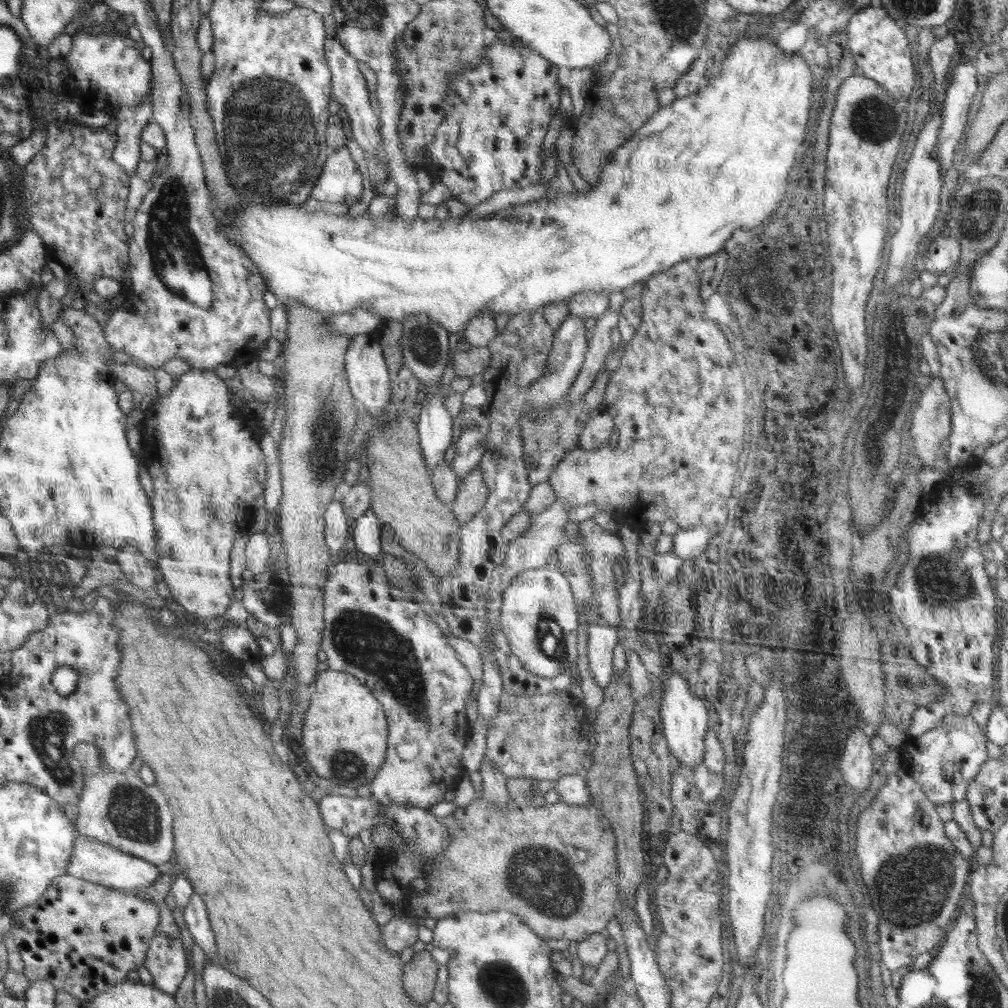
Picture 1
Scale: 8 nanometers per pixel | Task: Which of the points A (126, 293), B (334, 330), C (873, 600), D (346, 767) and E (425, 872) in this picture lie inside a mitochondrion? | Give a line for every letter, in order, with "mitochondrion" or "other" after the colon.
A: other
B: other
C: mitochondrion
D: mitochondrion
E: other

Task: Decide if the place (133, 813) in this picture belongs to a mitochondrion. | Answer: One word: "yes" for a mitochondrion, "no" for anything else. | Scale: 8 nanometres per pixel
yes

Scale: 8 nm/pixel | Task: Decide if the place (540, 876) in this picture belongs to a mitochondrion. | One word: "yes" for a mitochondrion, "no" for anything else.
yes

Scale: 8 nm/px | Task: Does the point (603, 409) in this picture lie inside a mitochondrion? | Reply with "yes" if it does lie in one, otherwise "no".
no

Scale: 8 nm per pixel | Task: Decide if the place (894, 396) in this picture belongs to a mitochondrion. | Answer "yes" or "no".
yes

